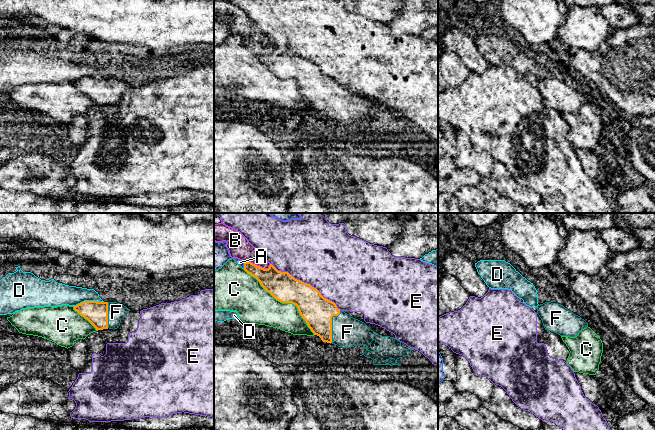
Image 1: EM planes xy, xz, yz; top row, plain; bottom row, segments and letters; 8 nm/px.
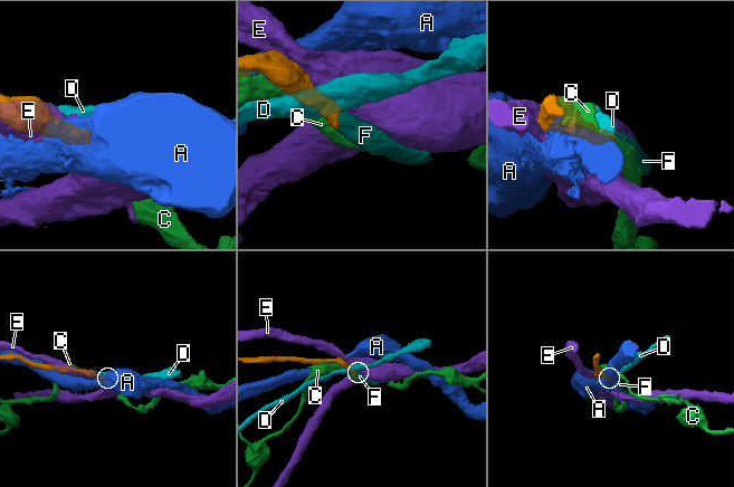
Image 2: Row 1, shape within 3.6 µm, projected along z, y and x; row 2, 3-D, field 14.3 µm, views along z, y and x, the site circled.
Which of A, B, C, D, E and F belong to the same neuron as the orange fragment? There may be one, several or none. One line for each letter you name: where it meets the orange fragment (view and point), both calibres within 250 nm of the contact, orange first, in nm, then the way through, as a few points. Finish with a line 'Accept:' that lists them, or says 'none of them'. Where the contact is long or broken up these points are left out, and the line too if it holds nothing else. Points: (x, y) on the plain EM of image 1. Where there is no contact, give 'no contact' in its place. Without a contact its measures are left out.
F: xz (331, 101) | 240/240 nm | across xz (317, 87), (331, 101), (347, 108)
Accept: F

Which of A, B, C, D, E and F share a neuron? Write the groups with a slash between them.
A / B / C / D / E / F

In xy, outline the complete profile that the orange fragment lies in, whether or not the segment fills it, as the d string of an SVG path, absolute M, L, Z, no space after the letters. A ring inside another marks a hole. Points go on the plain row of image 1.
M84 77L73 83L97 107L108 104L117 105L120 102L121 96L130 87L126 82L117 78Z

